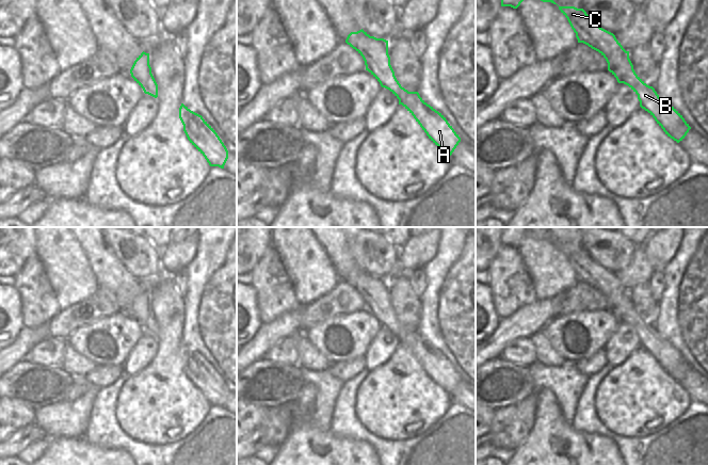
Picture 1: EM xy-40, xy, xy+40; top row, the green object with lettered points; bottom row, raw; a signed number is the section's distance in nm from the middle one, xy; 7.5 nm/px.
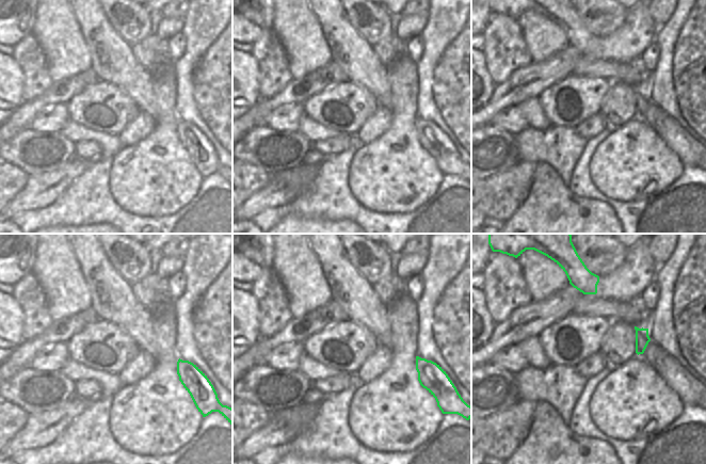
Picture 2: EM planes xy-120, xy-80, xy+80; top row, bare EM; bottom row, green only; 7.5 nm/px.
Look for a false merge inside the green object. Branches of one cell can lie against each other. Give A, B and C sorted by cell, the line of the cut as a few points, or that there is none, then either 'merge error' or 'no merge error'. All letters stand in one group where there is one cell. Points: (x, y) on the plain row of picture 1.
A B C; no cut; no merge error

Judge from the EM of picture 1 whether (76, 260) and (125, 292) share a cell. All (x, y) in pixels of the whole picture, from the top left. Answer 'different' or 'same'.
different

